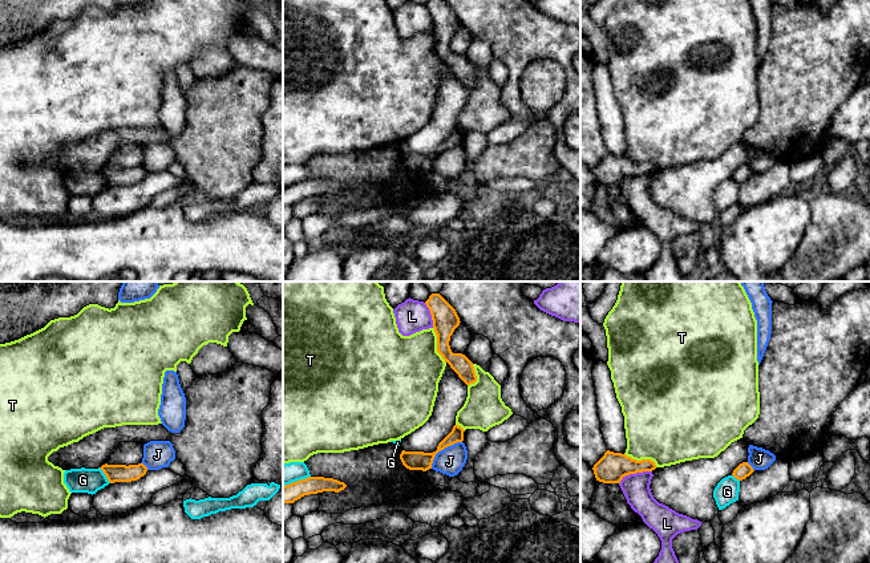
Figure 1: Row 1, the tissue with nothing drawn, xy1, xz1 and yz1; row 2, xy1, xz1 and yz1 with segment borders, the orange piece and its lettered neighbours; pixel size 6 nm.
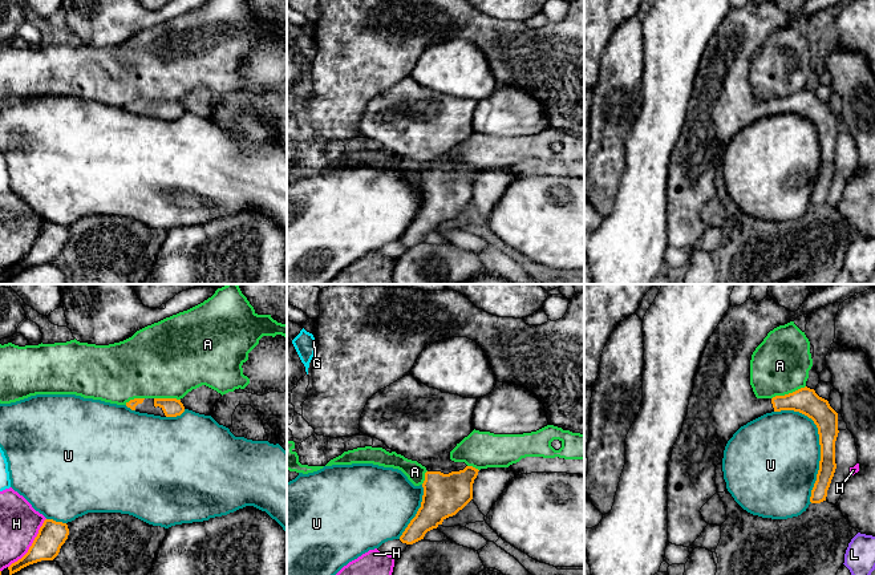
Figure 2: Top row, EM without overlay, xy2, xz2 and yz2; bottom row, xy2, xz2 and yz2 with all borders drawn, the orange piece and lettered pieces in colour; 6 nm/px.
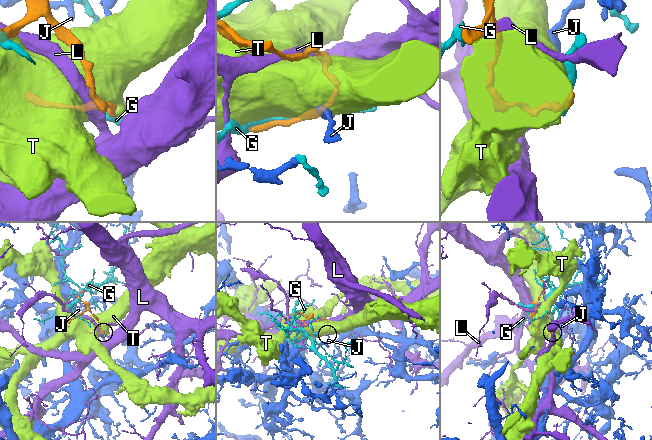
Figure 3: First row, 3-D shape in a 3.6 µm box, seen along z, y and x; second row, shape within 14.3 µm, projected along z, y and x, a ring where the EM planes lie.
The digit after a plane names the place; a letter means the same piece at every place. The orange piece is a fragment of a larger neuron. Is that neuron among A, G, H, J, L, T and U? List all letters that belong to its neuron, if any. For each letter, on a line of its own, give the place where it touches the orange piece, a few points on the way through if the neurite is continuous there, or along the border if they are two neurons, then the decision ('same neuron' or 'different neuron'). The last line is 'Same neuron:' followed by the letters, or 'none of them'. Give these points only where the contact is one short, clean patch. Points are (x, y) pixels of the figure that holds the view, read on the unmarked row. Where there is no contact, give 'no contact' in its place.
A: contact yz2 (789, 96); border yz2 (805, 88), (784, 97), (776, 97), (772, 101); different neuron
G: contact xy1 (105, 177); different neuron
H: contact xy2 (32, 247); different neuron
J: contact xz1 (441, 152); border xz1 (461, 144), (441, 152), (431, 170); different neuron
L: contact yz1 (634, 175); different neuron
T: contact xz1 (437, 48); different neuron
U: contact yz2 (819, 145); different neuron
Same neuron: none of them

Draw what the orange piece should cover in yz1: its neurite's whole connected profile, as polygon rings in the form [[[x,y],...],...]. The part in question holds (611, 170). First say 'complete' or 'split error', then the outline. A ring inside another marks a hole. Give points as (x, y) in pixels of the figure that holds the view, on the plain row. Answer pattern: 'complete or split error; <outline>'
complete; [[[610,153],[592,170],[596,183],[603,186],[620,186],[626,178],[655,171],[656,167],[651,162],[636,163],[626,157]]]

